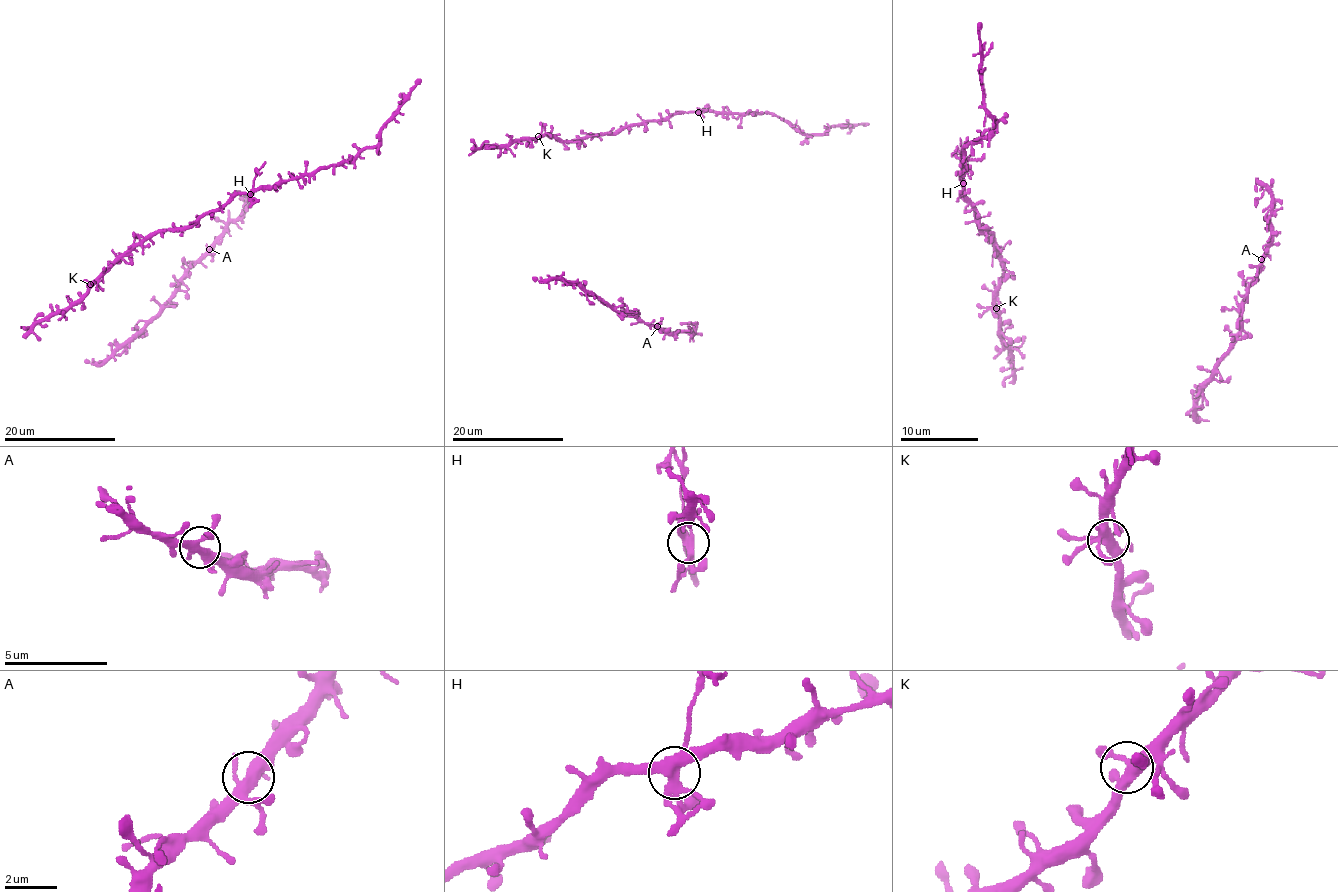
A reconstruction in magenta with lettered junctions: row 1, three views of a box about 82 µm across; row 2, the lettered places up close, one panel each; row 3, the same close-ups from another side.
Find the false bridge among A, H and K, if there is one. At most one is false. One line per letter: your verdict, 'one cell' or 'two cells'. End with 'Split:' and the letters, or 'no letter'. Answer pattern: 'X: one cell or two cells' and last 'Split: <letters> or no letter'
A: one cell
H: two cells
K: one cell
Split: H

